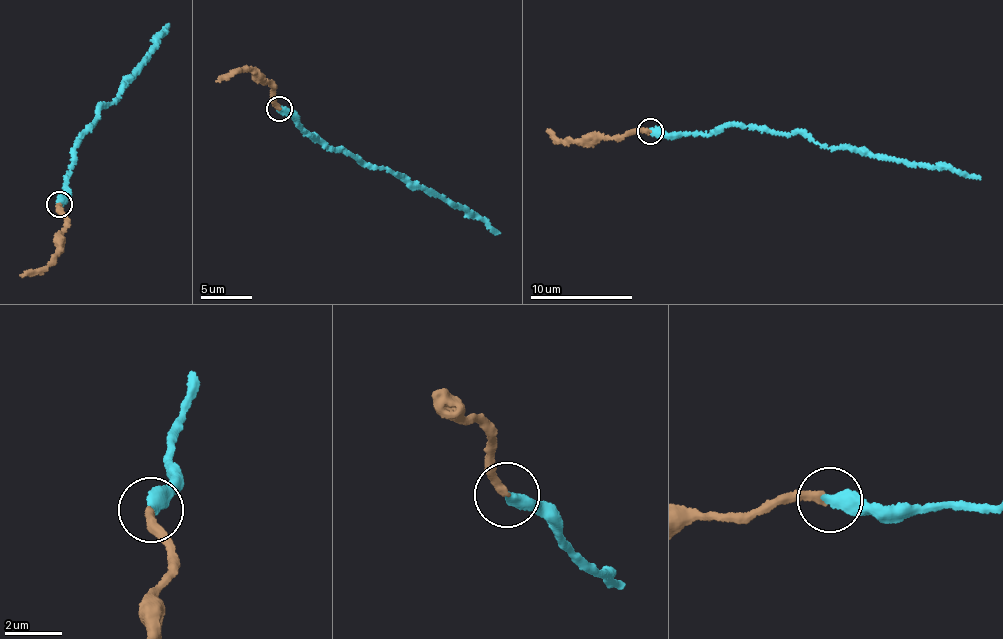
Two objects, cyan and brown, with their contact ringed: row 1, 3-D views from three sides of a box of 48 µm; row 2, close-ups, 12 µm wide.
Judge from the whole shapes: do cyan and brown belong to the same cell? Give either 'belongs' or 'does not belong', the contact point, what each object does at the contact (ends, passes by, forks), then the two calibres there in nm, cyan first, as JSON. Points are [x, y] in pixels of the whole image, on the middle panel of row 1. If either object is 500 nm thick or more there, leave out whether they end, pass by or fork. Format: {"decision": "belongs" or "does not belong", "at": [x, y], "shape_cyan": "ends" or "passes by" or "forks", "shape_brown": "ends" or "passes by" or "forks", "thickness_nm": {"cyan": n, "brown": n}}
{"decision": "belongs", "at": [279, 108], "shape_cyan": "ends", "shape_brown": "ends", "thickness_nm": {"cyan": 440, "brown": 280}}

